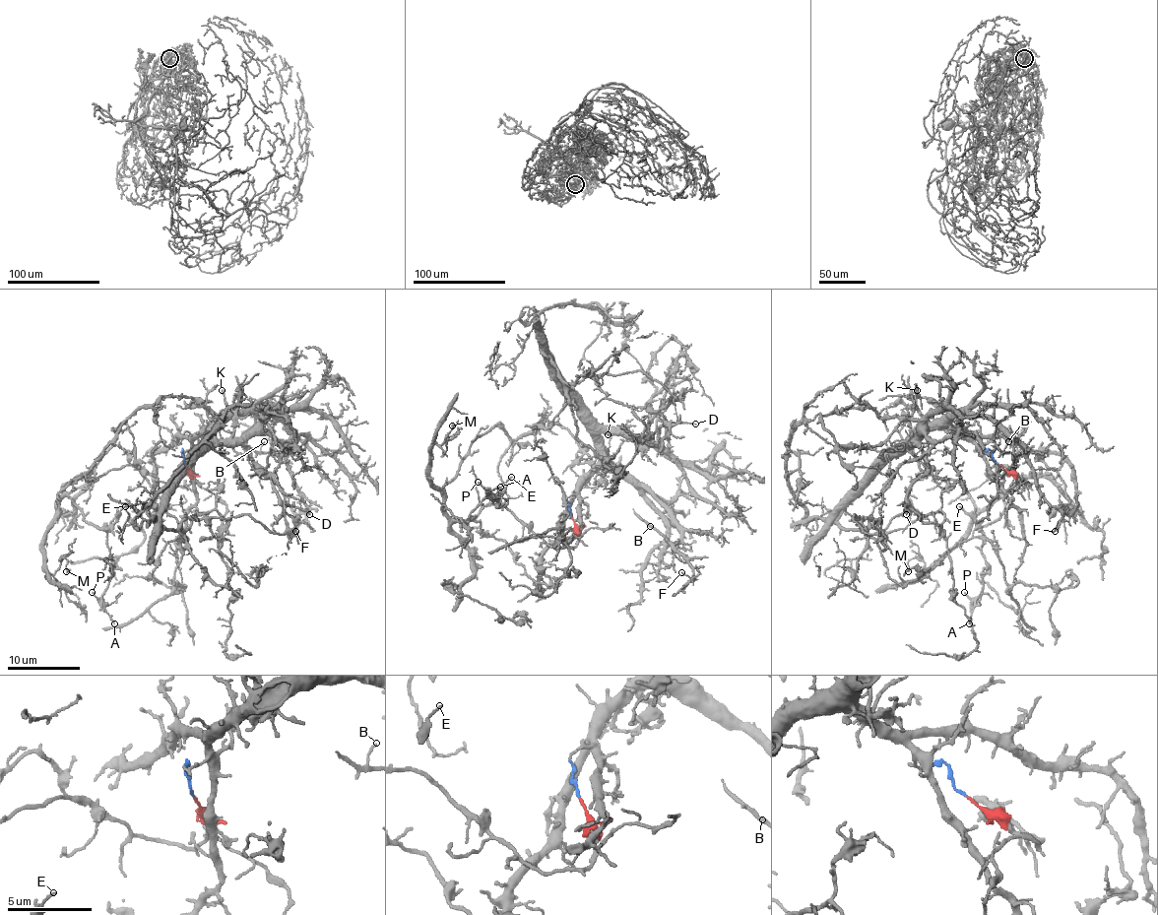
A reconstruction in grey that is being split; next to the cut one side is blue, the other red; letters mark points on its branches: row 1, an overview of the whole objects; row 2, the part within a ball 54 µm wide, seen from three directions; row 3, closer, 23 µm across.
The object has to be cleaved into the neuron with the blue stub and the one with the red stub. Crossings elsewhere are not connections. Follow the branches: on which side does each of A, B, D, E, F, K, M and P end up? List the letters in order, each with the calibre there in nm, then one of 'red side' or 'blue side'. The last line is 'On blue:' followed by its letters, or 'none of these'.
A: 150 nm thick; red side
B: 120 nm thick; blue side
D: 140 nm thick; blue side
E: 120 nm thick; red side
F: 120 nm thick; blue side
K: 200 nm thick; blue side
M: 130 nm thick; red side
P: 130 nm thick; red side
On blue: B, D, F, K

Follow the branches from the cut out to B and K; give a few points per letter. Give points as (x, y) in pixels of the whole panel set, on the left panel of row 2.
B: (185, 464), (181, 451), (225, 421), (275, 415), (294, 442), (284, 453), (264, 453), (264, 442)
K: (185, 464), (181, 451), (191, 447), (209, 427), (217, 438), (227, 438), (232, 432), (234, 413), (222, 389)

